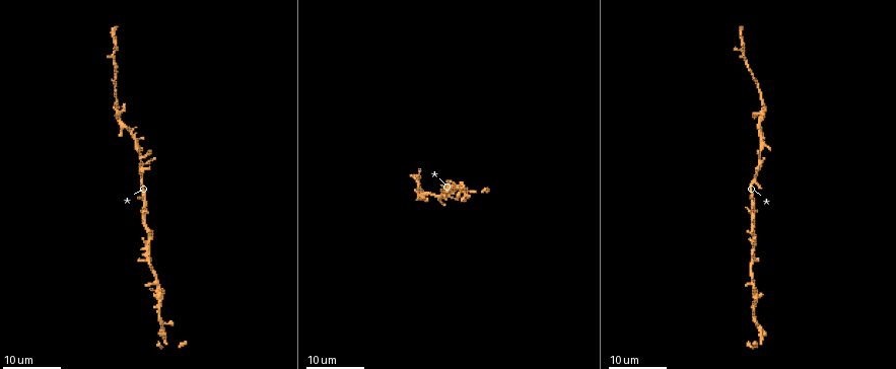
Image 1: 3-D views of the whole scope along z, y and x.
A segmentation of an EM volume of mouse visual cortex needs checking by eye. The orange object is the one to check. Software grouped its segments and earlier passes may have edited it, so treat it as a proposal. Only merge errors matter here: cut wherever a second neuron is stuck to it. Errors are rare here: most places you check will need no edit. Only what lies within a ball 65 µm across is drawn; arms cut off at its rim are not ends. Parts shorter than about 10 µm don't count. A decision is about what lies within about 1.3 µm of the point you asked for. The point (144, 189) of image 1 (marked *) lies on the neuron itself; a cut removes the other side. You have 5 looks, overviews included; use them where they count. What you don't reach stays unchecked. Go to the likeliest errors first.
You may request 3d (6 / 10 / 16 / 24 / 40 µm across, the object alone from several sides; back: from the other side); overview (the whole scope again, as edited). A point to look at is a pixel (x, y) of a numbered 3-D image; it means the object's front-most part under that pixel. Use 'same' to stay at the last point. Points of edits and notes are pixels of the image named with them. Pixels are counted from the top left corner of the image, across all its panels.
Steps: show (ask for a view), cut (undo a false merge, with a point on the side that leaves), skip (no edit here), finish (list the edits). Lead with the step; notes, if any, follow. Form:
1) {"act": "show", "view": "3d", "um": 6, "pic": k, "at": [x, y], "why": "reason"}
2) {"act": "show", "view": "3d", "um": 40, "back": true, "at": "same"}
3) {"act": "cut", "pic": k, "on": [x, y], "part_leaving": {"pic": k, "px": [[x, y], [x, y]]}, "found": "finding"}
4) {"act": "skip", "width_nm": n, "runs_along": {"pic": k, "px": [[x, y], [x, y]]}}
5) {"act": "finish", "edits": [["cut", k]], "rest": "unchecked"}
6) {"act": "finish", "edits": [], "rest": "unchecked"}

{"act": "show", "view": "3d", "um": 24, "pic": 1, "at": [115, 108], "why": "thick turns thin"}

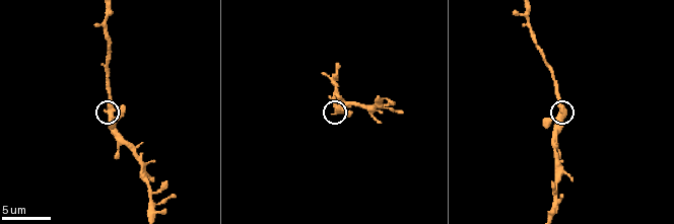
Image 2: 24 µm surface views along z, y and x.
{"act": "show", "view": "3d", "um": 6, "pic": 2, "at": [108, 109], "why": "zoom in"}

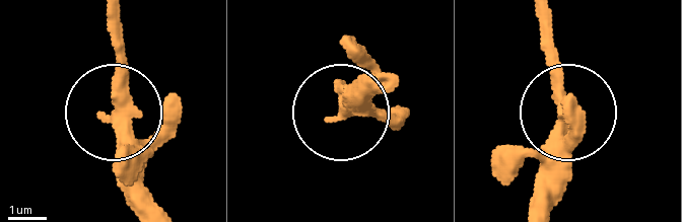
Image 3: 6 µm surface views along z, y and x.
{"act": "show", "view": "3d", "um": 6, "back": true, "pic": 3, "at": [123, 108]}

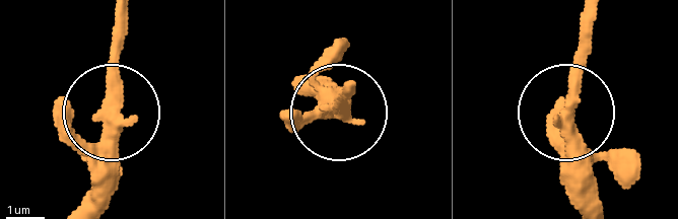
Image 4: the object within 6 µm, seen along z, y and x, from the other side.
{"act": "skip", "runs_along": {"pic": 4, "px": [[82, 200], [115, 103], [115, 19]]}, "found": "one neuron here"}

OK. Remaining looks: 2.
{"act": "show", "view": "3d", "um": 16, "pic": 1, "at": [751, 262], "why": "thin arm on a thick one"}

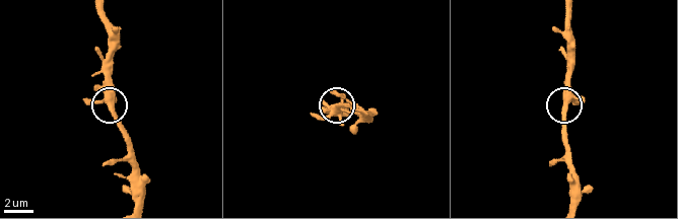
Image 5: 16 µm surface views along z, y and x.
{"act": "show", "view": "3d", "um": 10, "pic": 5, "at": [565, 106]}

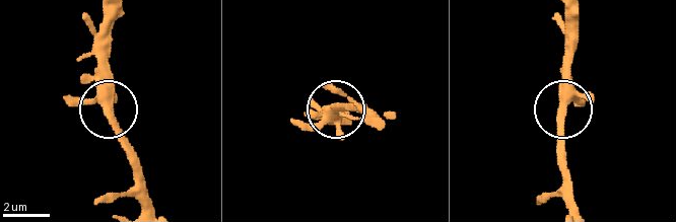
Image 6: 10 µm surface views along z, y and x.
{"act": "skip", "runs_along": {"pic": 6, "px": [[567, 17], [561, 155]]}, "found": "continuous, no second neuron"}

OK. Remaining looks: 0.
{"act": "finish", "edits": [], "rest": "unchecked"}

